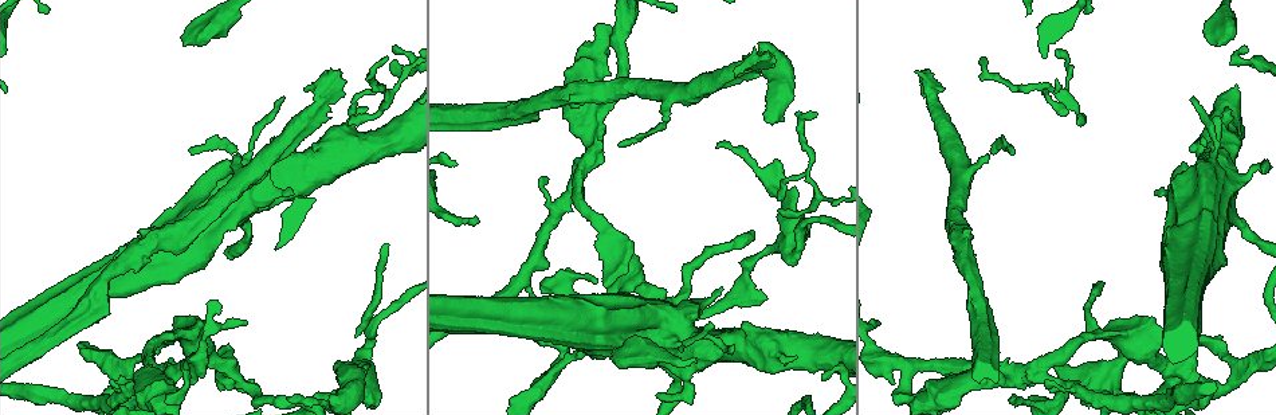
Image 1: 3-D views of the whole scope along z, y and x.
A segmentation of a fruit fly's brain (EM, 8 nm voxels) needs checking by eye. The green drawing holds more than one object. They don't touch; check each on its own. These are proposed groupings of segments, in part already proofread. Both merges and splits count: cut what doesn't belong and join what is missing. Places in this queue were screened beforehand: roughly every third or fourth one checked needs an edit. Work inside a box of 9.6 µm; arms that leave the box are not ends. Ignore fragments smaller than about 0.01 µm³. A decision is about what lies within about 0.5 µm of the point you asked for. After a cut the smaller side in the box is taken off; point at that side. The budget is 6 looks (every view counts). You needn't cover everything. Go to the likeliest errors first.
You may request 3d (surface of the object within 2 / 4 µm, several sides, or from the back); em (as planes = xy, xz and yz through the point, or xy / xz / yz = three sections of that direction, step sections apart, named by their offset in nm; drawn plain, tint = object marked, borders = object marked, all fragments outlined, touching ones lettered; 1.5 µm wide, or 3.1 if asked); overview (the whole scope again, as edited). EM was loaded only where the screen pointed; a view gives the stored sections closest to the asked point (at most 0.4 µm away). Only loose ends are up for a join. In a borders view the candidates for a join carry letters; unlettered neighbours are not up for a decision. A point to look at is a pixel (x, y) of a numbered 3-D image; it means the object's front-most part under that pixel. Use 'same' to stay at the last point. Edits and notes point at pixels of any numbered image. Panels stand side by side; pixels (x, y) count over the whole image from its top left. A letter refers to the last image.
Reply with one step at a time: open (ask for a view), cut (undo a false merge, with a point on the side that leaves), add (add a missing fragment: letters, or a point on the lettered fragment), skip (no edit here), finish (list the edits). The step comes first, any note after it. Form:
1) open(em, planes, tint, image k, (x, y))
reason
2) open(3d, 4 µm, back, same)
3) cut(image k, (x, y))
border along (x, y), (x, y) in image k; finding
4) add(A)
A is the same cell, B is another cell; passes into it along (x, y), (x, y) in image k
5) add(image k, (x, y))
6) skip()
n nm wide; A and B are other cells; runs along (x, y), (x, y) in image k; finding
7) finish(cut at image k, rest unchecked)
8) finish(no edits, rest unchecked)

open(em, planes, plain, image 1, (769, 51))
free end

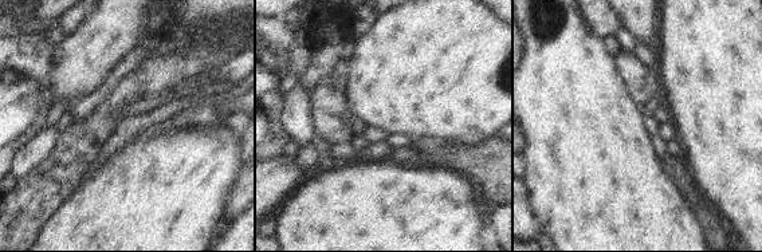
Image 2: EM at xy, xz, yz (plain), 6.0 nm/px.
open(em, planes, borders, same)

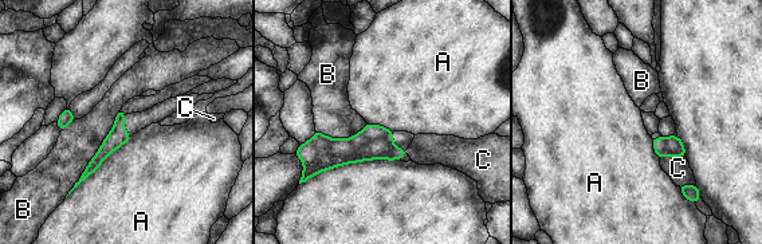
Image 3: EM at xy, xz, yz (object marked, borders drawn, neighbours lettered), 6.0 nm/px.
add(image 3, (678, 168))
B touches over 600 nm; C is the same cell, A and B are other cells; it goes on there

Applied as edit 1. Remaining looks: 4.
open(overview)
see it whole again

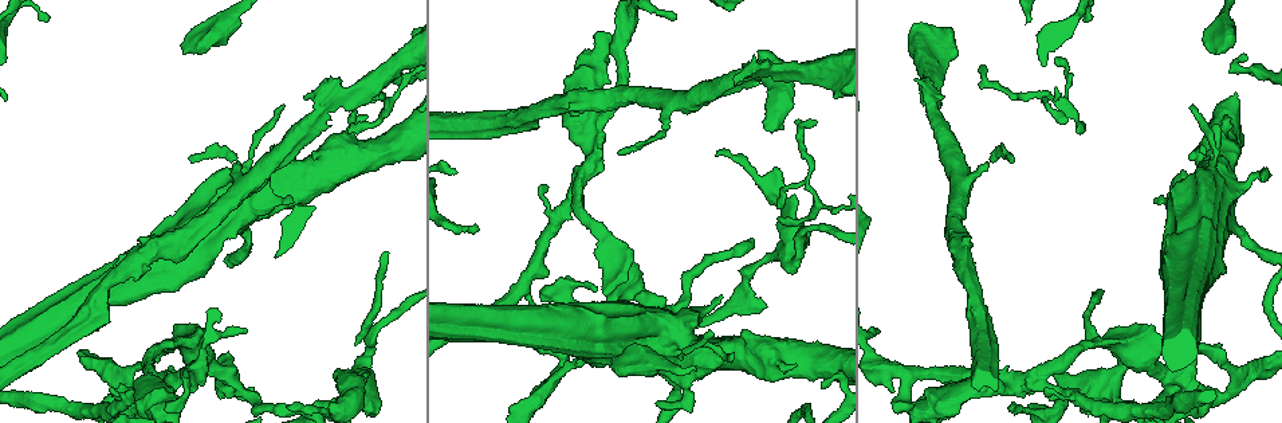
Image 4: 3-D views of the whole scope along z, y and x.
open(3d, 2 µm, image 4, (336, 370))

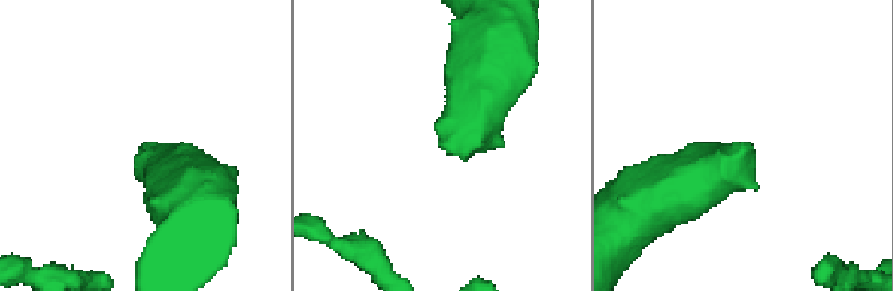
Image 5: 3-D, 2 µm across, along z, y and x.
open(em, planes, tint, image 5, (753, 143))

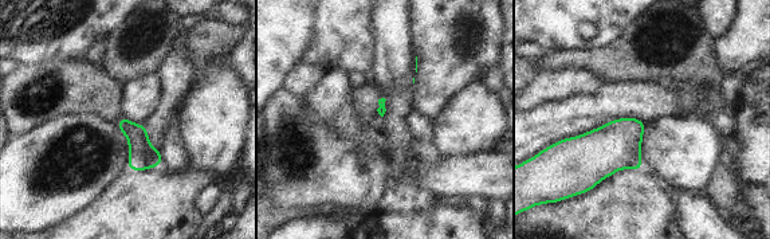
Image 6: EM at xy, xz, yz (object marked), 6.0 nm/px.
open(em, planes, borders, same)

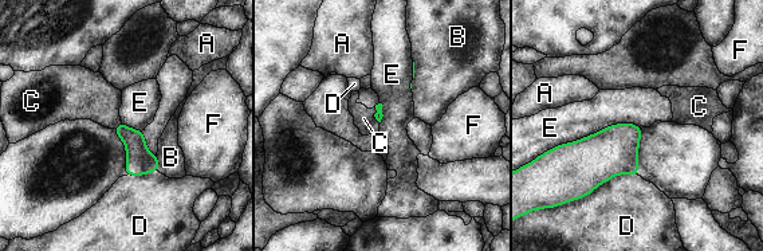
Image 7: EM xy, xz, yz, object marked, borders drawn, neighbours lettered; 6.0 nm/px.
add(image 7, (364, 118))
C is the same cell, A, B, D, E and F are other cells; passes into it along (378, 116), (374, 114), (364, 118) in image 7; it goes on there

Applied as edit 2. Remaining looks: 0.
finish(add at image 3, add at image 7, rest unchecked)

